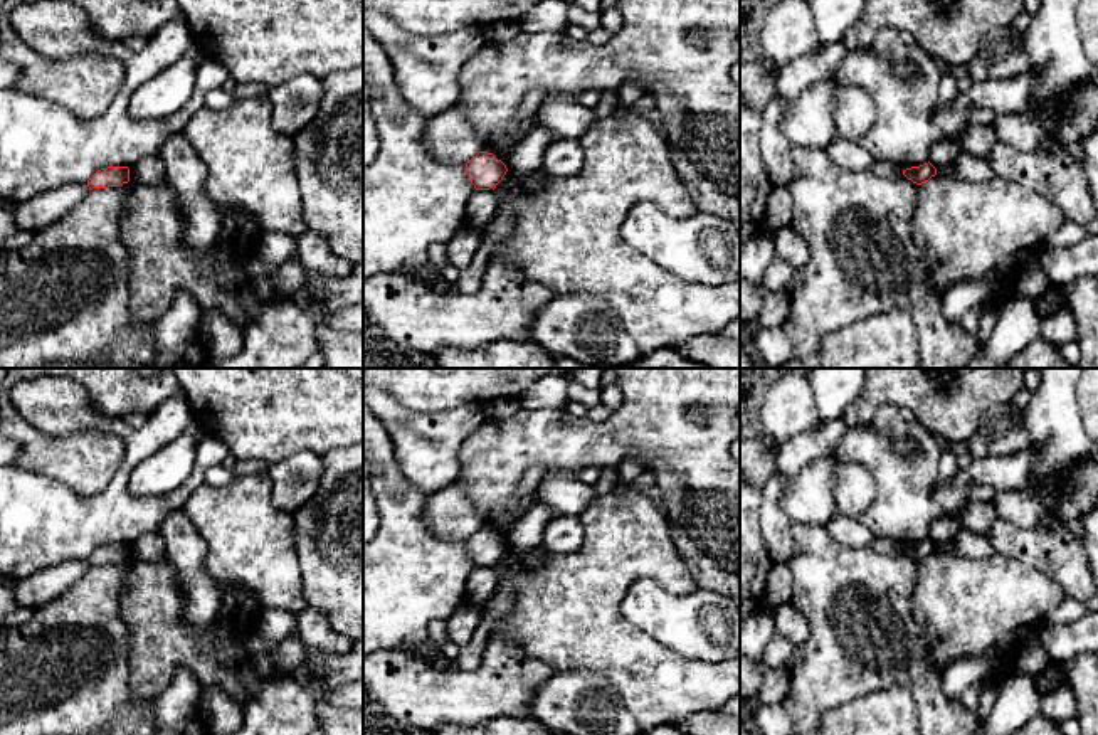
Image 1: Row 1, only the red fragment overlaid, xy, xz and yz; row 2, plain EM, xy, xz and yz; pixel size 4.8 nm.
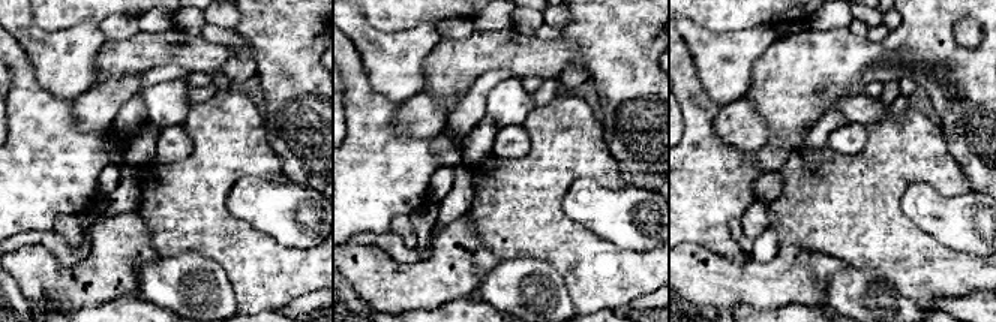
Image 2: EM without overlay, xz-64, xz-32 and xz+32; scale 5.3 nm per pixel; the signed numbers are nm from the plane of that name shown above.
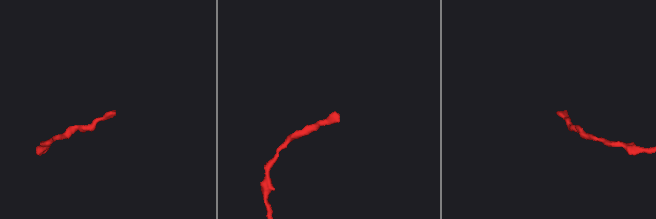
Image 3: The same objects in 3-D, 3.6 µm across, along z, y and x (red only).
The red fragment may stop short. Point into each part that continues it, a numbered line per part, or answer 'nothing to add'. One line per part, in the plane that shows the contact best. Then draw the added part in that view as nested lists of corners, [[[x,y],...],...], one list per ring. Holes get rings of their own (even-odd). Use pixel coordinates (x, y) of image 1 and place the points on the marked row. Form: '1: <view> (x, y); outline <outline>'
nothing to add

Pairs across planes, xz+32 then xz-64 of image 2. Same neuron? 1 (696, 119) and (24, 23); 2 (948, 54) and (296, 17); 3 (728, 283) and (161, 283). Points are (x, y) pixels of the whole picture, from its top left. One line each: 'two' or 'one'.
1: two
2: one
3: two

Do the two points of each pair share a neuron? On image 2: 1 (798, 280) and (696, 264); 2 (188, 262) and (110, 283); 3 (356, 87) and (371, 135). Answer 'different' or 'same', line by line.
1: same
2: different
3: same

